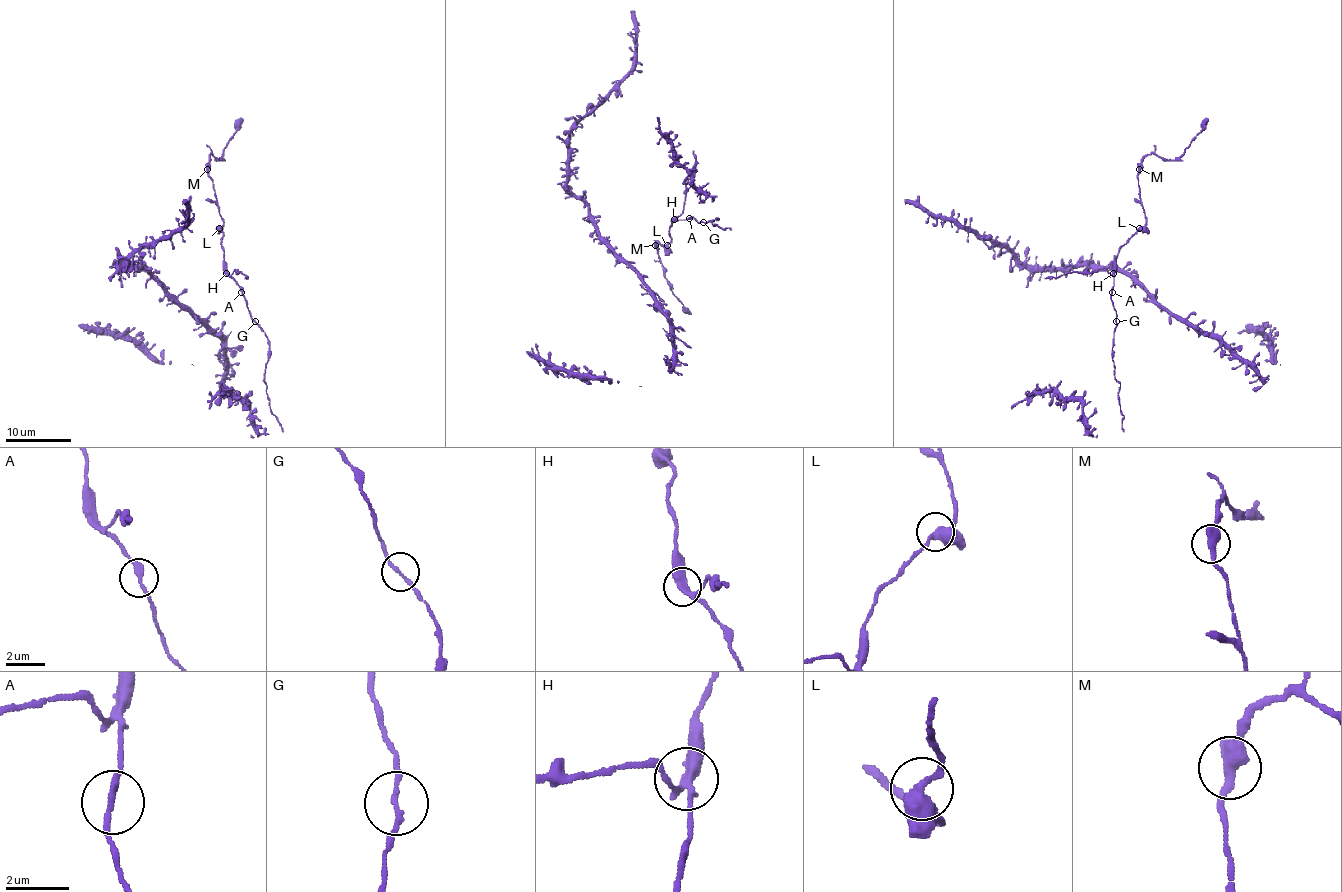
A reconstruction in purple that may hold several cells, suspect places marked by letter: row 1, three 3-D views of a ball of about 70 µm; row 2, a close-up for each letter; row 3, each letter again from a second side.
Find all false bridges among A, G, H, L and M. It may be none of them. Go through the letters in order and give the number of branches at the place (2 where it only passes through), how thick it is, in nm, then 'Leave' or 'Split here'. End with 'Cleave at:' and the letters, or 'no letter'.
A: Branches: 2. Thickness 240 nm. Leave
G: Branches: 2. Thickness 160 nm. Leave
H: Branches: 3. Thickness 320 nm. Split here
L: Branches: 3. Thickness 360 nm. Leave
M: Branches: 2. Thickness 440 nm. Leave
Cleave at: H

